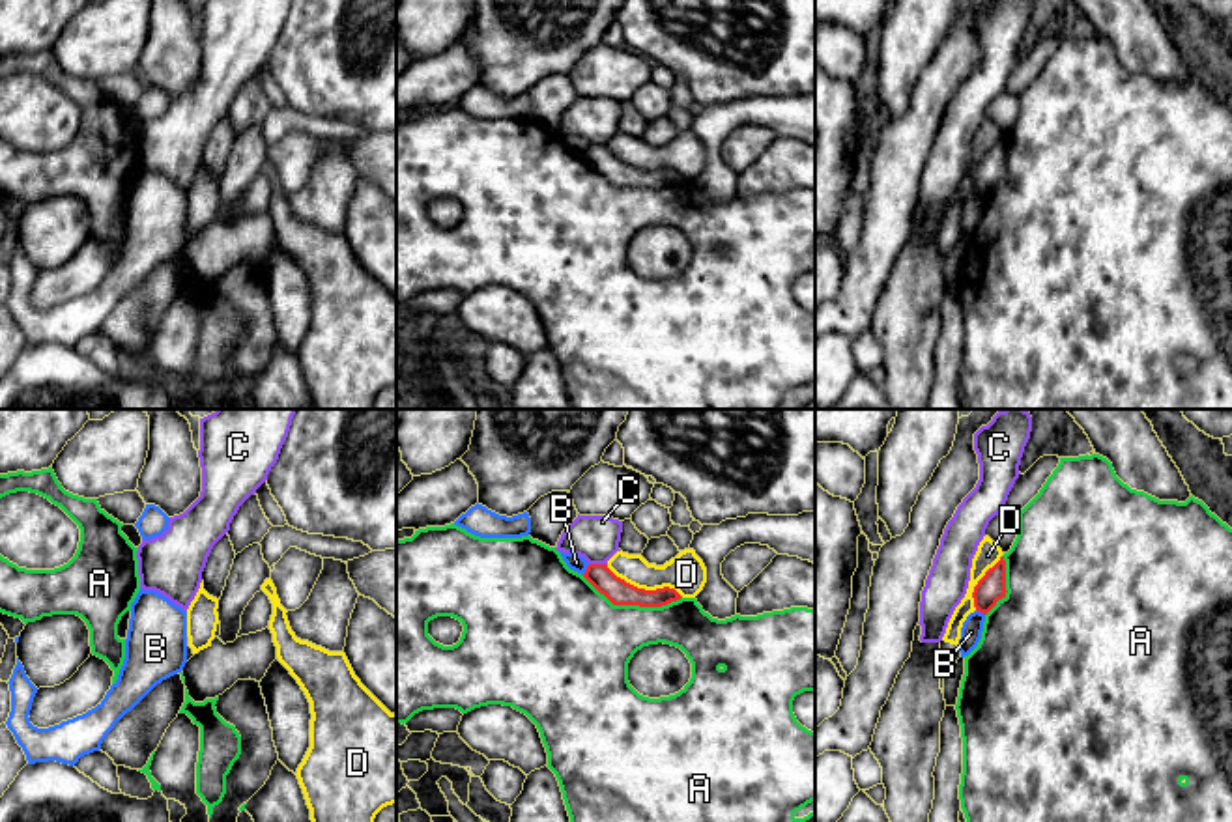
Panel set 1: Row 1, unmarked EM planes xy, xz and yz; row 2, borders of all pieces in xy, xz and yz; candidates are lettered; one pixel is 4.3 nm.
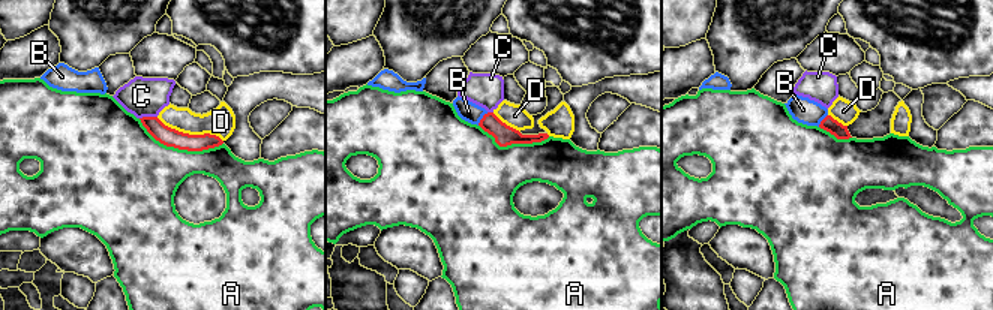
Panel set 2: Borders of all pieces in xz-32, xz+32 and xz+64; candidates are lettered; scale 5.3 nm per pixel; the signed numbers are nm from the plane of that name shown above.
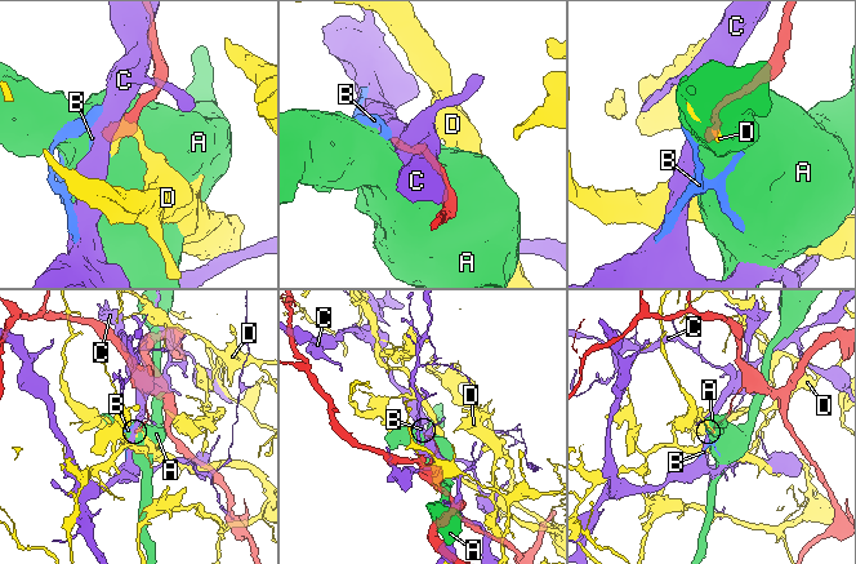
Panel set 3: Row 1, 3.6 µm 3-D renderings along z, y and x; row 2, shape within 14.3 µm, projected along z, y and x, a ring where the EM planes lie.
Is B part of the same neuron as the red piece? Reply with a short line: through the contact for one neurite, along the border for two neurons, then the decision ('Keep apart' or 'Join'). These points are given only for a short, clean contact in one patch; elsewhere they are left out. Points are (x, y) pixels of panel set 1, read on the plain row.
Line: xz (589, 146), (582, 155). Keep apart

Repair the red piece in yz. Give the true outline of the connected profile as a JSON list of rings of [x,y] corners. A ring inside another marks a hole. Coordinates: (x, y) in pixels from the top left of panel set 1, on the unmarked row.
[[[1000,138],[974,168],[972,179],[976,192],[987,196],[998,181],[1006,179],[1006,174],[1006,142]]]

